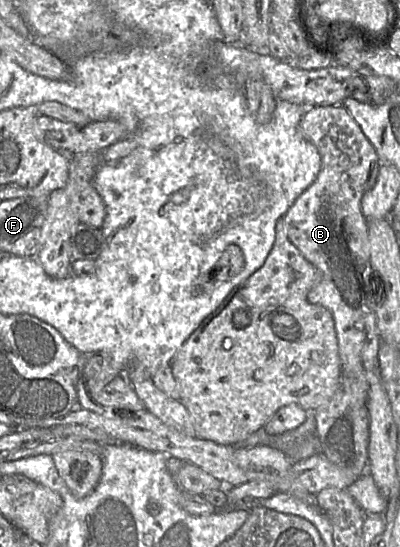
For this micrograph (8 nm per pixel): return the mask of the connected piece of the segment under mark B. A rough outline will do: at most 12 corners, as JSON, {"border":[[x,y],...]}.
{"border":[[343,105],[306,107],[316,180],[284,215],[320,273],[334,319],[341,387],[380,381],[363,195],[380,168]]}

